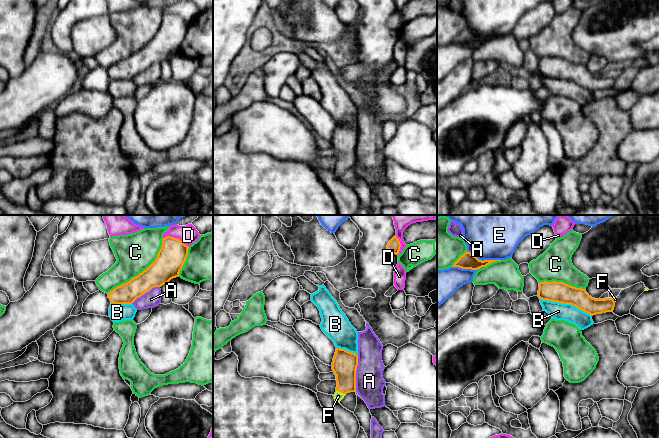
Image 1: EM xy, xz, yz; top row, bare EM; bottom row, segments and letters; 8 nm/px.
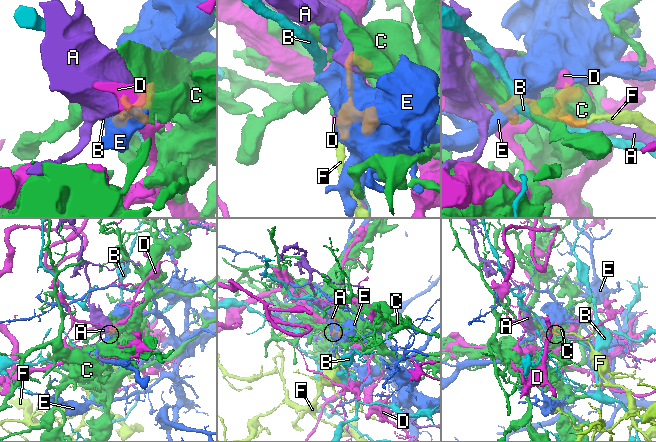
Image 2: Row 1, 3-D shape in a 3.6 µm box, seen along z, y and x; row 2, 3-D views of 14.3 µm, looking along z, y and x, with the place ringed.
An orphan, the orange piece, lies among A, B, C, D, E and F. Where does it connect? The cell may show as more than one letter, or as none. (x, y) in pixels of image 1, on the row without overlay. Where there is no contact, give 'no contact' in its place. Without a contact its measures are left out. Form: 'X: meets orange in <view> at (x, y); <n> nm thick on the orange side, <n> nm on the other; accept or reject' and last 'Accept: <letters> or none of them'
A: meets orange in xz at (355, 149); 200 nm thick on the orange side, 220 nm on the other; reject
B: meets orange in yz at (565, 79); 160 nm thick on the orange side, 140 nm on the other; reject
C: meets orange in xy at (142, 48); 220 nm thick on the orange side, 320 nm on the other; reject
D: meets orange in xy at (176, 14); 220 nm thick on the orange side, 150 nm on the other; reject
E: meets orange in yz at (484, 36); 130 nm thick on the orange side, 280 nm on the other; reject
F: meets orange in xz at (341, 168); 200 nm thick on the orange side, 80 nm on the other; accept
Accept: F

